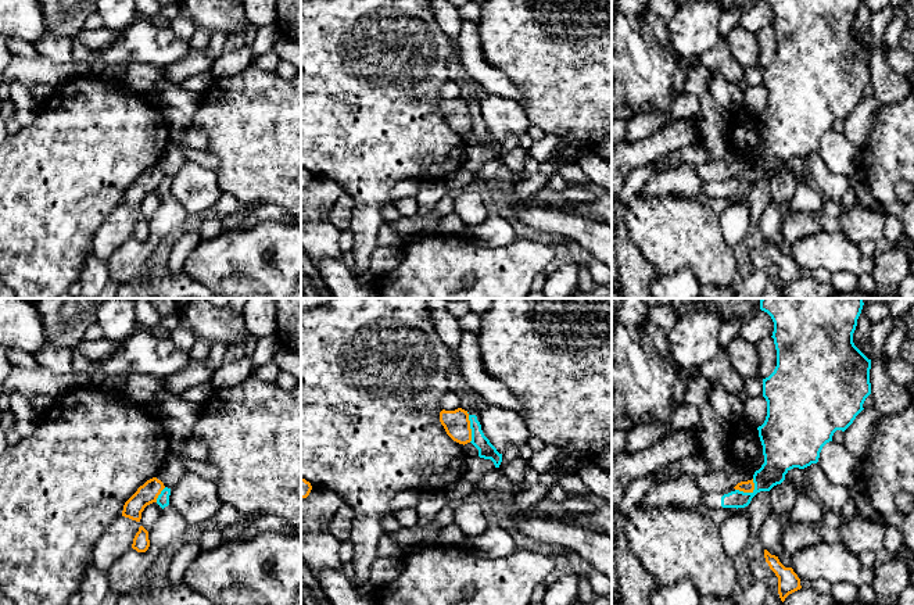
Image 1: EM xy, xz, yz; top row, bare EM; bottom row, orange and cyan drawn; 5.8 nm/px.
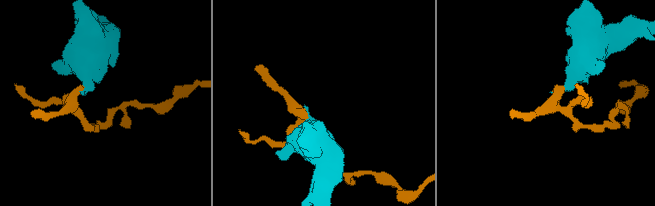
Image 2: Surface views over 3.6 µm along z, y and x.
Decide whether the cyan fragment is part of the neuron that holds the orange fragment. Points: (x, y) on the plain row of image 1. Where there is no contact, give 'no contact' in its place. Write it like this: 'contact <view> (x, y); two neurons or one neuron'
contact yz (749, 181); two neurons

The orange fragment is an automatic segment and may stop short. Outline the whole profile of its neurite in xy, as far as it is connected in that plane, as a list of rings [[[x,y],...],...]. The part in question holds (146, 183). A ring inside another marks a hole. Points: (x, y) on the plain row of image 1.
[[[157,167],[147,169],[137,180],[125,191],[122,205],[140,211],[141,201],[153,191],[157,191],[158,185],[165,178],[164,172]]]

